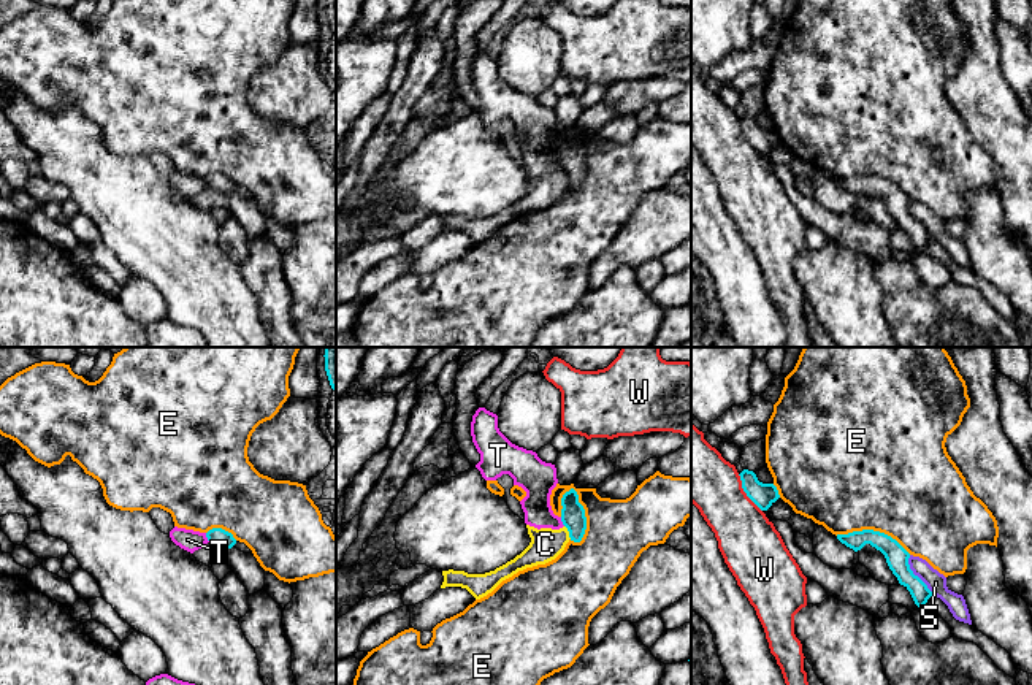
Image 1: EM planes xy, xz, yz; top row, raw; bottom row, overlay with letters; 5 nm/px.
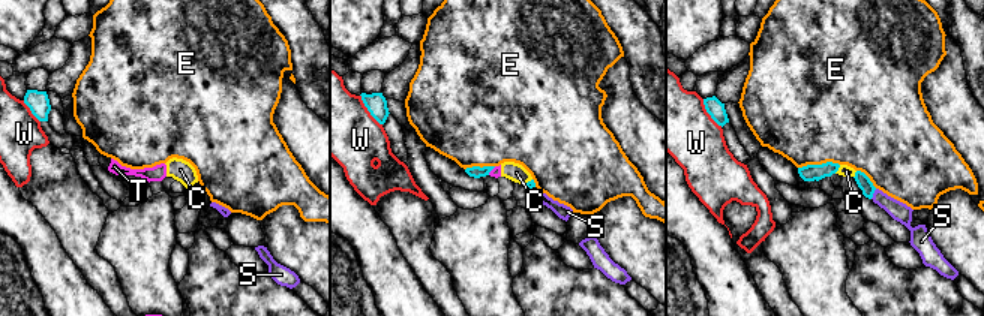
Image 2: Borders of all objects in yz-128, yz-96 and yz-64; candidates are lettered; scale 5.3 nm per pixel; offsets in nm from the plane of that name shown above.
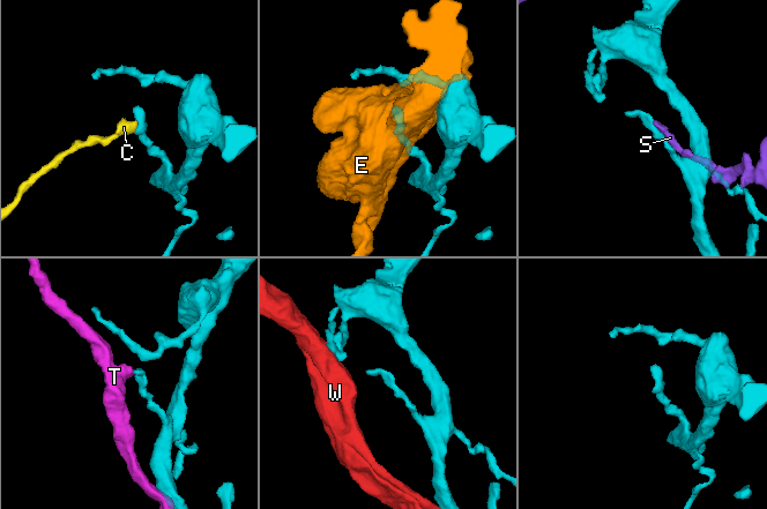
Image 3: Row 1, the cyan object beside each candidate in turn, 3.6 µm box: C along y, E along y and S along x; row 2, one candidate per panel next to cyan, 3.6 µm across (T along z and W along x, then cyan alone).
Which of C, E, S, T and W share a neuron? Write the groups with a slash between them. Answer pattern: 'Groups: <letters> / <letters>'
Groups: C T / E / S / W

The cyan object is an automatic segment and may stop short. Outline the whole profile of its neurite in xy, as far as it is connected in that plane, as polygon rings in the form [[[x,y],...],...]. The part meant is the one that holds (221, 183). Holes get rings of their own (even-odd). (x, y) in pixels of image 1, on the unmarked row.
[[[212,173],[206,178],[206,182],[211,189],[216,189],[217,192],[231,193],[236,189],[236,184],[231,178],[222,174],[222,173]]]

